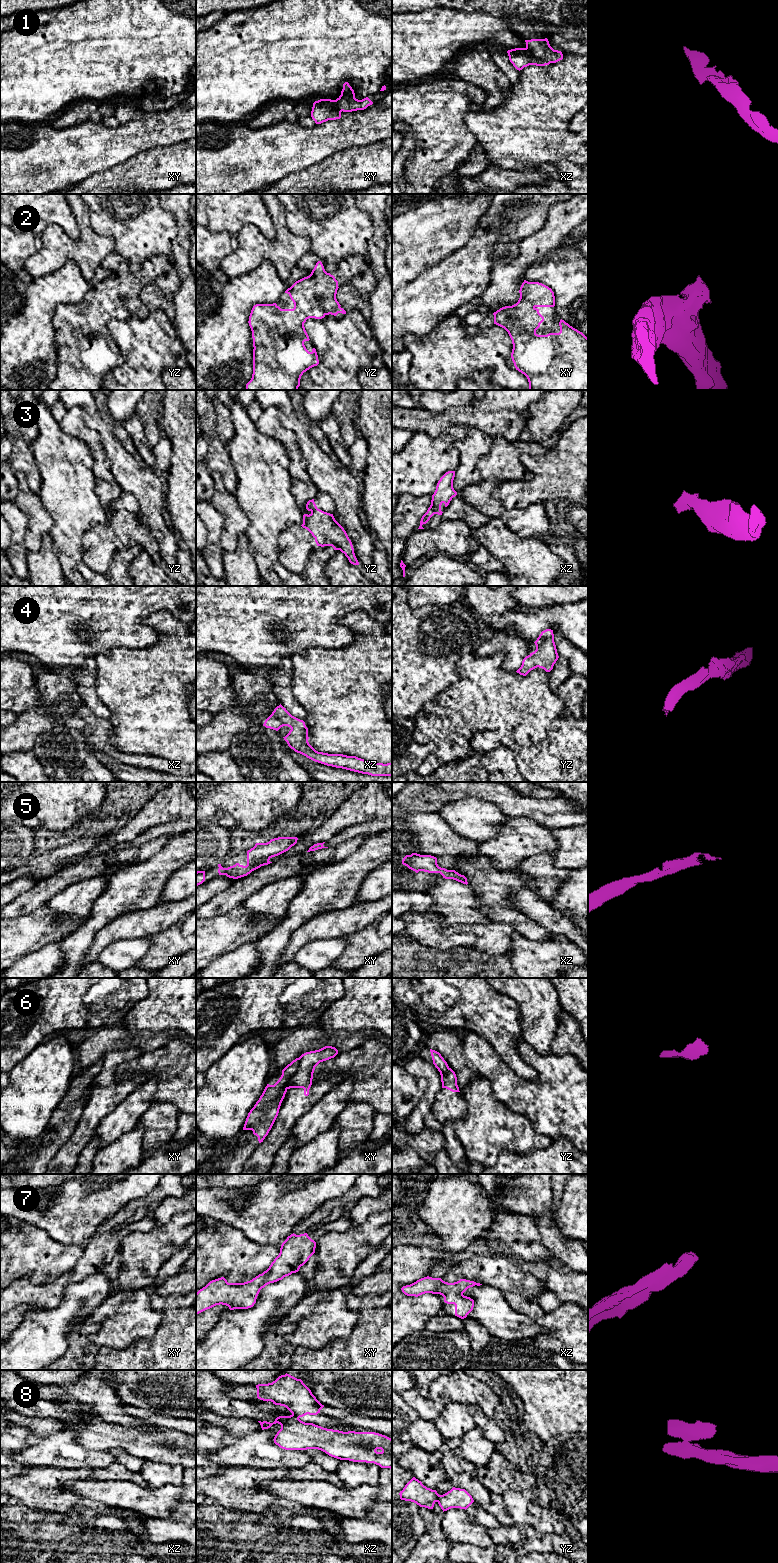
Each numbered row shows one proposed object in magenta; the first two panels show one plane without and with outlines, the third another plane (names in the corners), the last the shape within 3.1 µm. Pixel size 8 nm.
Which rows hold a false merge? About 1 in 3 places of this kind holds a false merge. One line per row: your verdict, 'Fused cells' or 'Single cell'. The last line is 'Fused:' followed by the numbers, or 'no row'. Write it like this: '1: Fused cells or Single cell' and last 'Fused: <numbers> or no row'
1: Fused cells
2: Single cell
3: Fused cells
4: Single cell
5: Single cell
6: Fused cells
7: Single cell
8: Fused cells
Fused: 1, 3, 6, 8

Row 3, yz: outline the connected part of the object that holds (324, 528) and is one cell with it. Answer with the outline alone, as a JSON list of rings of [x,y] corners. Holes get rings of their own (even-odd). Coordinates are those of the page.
[[[317,510],[303,515],[303,528],[315,538],[317,546],[332,546],[340,550],[353,565],[359,565],[354,548],[344,528],[335,520],[333,514]]]

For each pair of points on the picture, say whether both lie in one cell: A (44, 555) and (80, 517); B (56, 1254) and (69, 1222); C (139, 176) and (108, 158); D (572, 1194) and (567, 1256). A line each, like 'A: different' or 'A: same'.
A: different
B: different
C: different
D: different

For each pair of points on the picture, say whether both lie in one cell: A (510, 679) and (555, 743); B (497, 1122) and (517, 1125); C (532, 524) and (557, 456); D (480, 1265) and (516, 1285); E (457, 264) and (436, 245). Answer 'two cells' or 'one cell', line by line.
A: two cells
B: one cell
C: two cells
D: one cell
E: two cells

